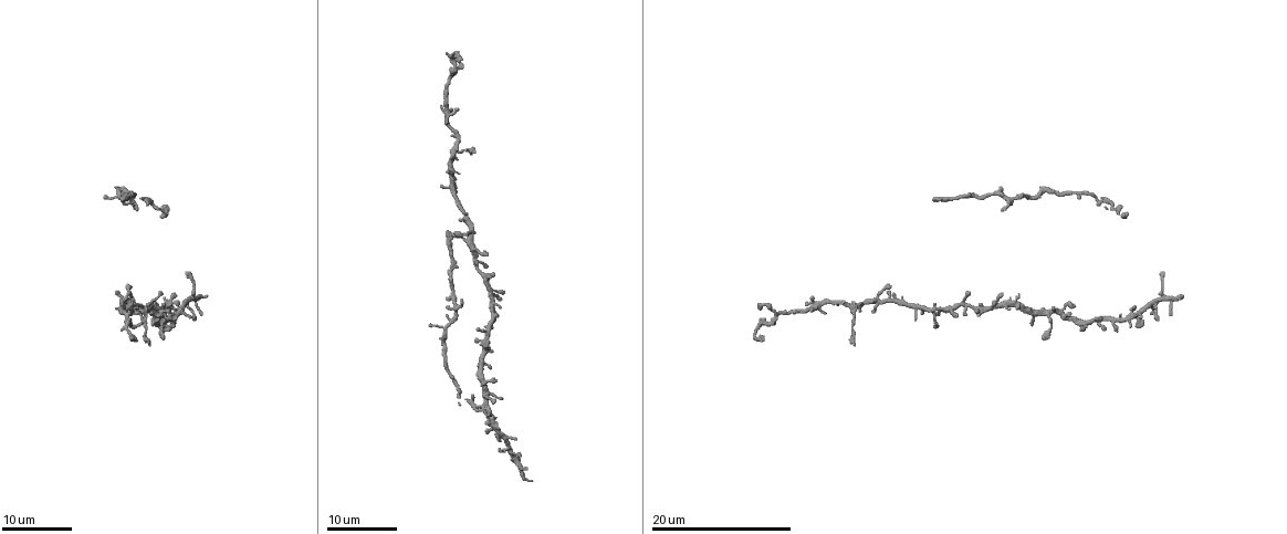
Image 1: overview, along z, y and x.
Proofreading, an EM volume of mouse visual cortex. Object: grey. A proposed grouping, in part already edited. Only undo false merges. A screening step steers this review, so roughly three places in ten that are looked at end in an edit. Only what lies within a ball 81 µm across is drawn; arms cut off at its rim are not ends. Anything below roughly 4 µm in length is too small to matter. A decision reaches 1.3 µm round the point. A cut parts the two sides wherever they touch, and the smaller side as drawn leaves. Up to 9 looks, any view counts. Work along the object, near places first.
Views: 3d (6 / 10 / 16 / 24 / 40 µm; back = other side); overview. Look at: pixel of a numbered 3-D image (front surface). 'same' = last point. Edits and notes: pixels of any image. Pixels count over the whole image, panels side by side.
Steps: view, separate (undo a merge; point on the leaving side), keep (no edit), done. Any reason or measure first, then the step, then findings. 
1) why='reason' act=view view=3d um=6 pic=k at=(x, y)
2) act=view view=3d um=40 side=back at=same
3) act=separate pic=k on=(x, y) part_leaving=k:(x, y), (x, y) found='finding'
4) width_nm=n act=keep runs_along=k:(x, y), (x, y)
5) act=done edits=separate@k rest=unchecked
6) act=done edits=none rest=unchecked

why='narrows sharply' act=view view=3d um=16 pic=1 at=(453, 53)

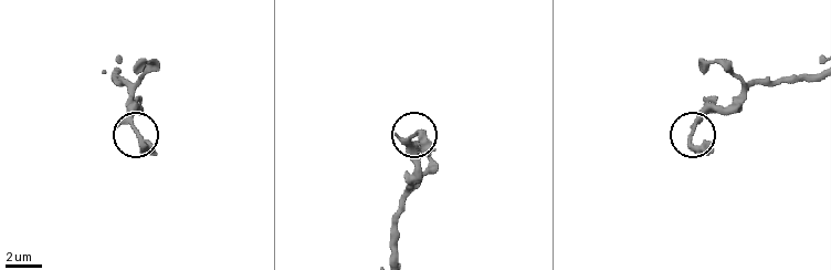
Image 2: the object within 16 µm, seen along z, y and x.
act=view view=3d um=6 pic=2 at=(135, 131)

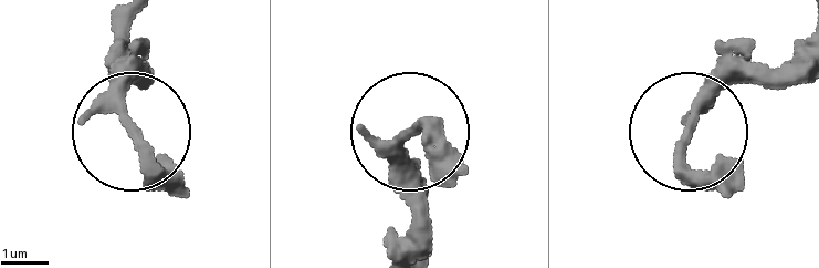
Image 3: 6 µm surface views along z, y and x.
width_nm=210 act=keep found='one cell here'

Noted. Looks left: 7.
why='branch point' act=view view=3d um=24 pic=1 at=(457, 148)

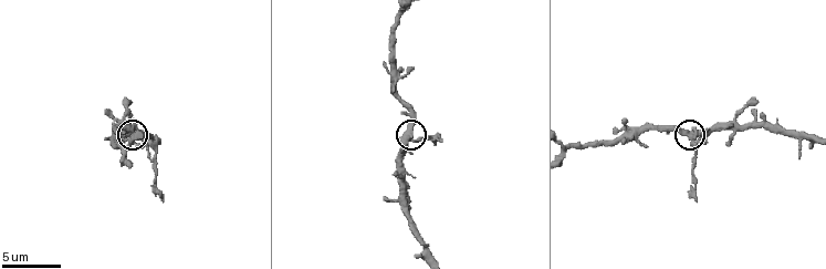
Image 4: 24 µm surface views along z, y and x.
act=view view=3d um=10 pic=4 at=(413, 137)

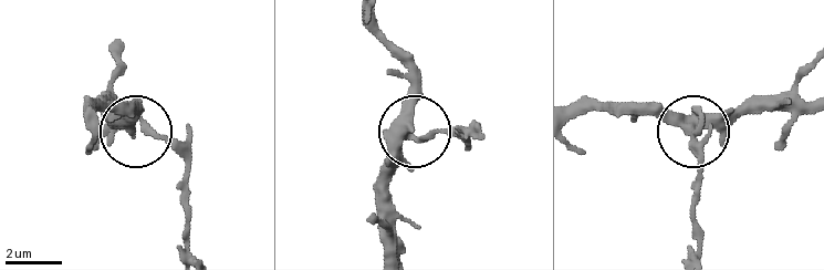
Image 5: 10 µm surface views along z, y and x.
act=view view=3d um=6 pic=5 at=(131, 133)

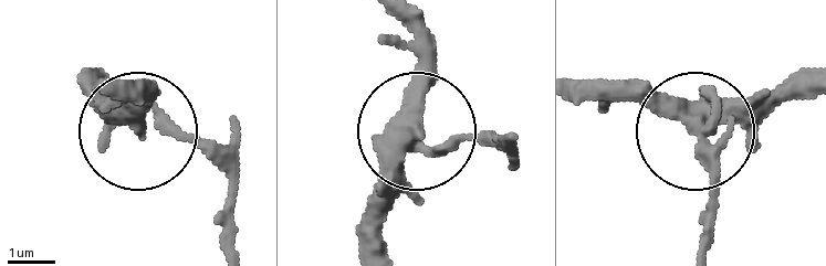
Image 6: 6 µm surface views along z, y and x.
width_nm=270 act=separate pic=6 on=(185, 140) part_leaving=6:(715, 95), (708, 249) found='a second cell is stuck on'

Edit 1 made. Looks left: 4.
why='four arms meet' act=view view=3d um=6 pic=4 at=(734, 116)

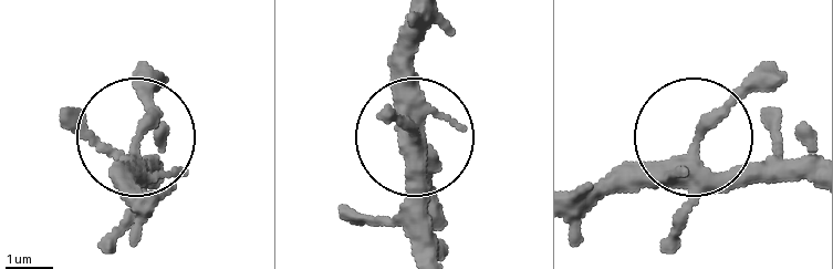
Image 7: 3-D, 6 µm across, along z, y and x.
width_nm=340 act=keep runs_along=7:(812, 177), (729, 177), (697, 153), (705, 130), (772, 62) found='continuous, no second cell'

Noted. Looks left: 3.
why='looks like a crossing' act=view view=3d um=24 pic=1 at=(1112, 319)

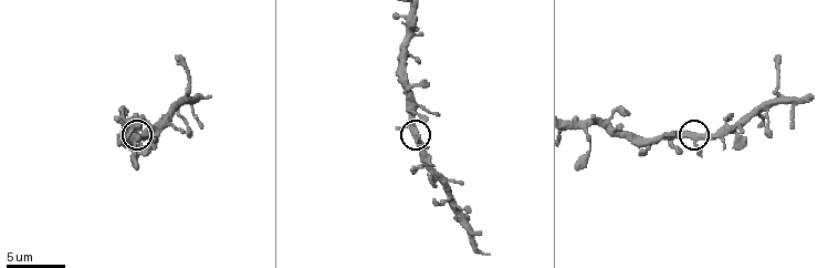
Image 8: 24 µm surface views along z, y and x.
act=view view=3d um=10 pic=8 at=(690, 134)

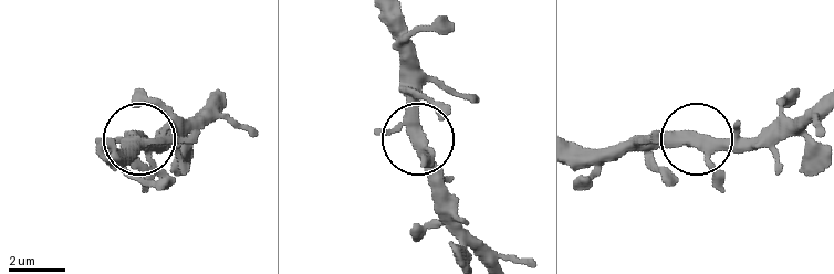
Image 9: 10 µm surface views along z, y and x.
width_nm=360 act=keep runs_along=9:(685, 140), (759, 140) found='all the same cell'

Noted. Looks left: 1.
act=done edits=separate@6 rest=unchecked

